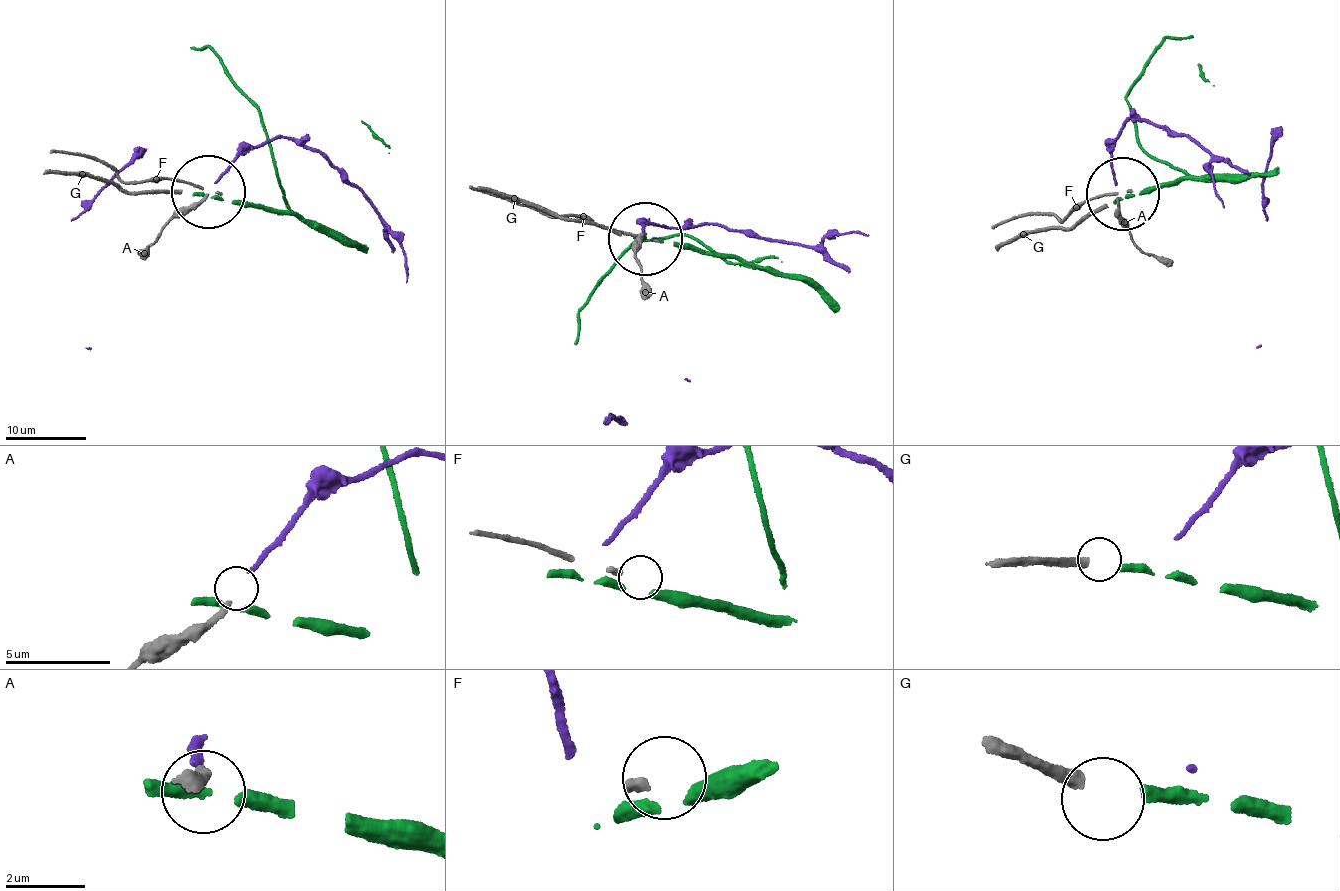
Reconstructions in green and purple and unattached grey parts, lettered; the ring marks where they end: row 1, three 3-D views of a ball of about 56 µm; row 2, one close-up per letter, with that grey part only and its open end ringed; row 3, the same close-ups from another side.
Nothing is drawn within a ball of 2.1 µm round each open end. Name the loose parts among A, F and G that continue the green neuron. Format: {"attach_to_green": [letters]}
{"attach_to_green": ["G"]}

